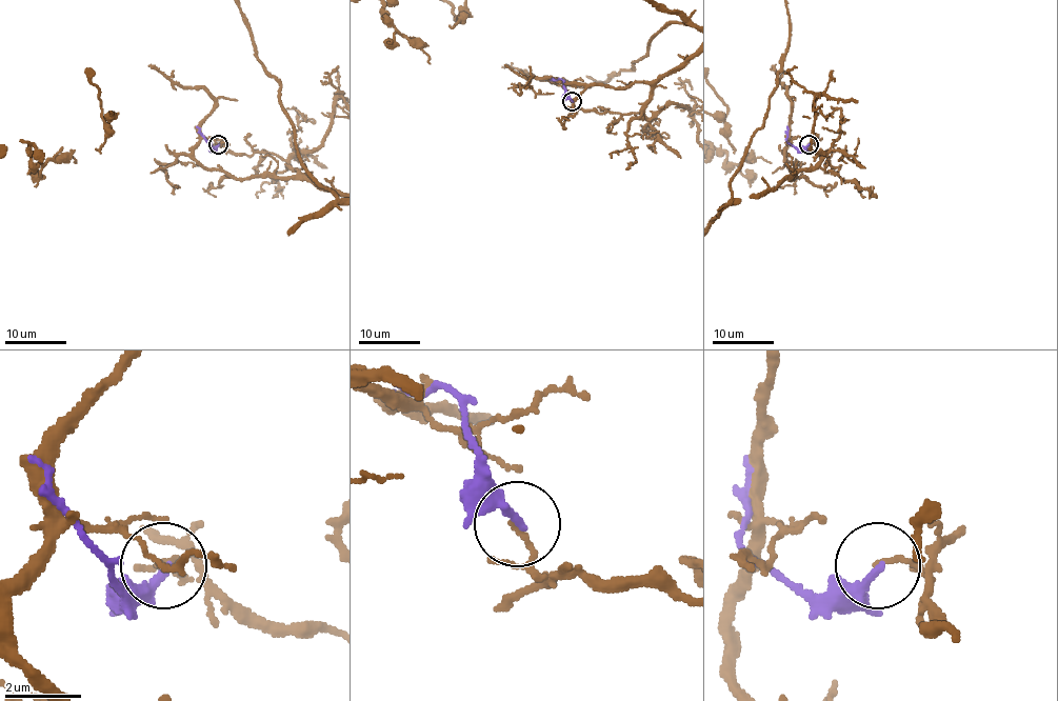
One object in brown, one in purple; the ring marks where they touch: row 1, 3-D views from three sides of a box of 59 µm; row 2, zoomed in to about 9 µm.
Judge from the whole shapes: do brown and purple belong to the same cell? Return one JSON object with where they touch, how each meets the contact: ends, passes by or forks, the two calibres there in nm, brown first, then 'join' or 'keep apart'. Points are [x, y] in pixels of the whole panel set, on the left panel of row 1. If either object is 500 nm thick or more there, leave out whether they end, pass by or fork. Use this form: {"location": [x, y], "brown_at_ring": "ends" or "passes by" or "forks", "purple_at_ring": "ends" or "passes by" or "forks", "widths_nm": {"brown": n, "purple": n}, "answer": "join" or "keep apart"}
{"location": [218, 144], "brown_at_ring": "ends", "purple_at_ring": "ends", "widths_nm": {"brown": 110, "purple": 200}, "answer": "keep apart"}

